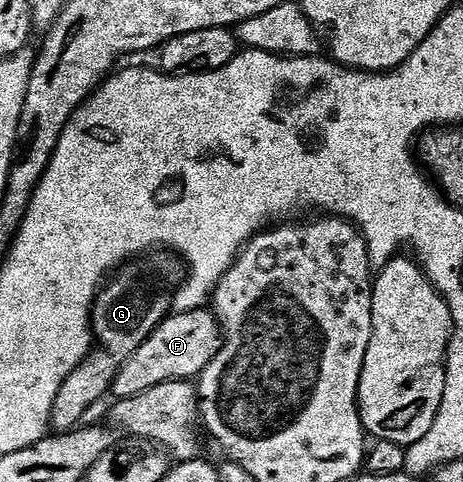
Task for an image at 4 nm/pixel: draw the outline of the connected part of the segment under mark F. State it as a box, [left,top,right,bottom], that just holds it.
[111,309,222,399]

